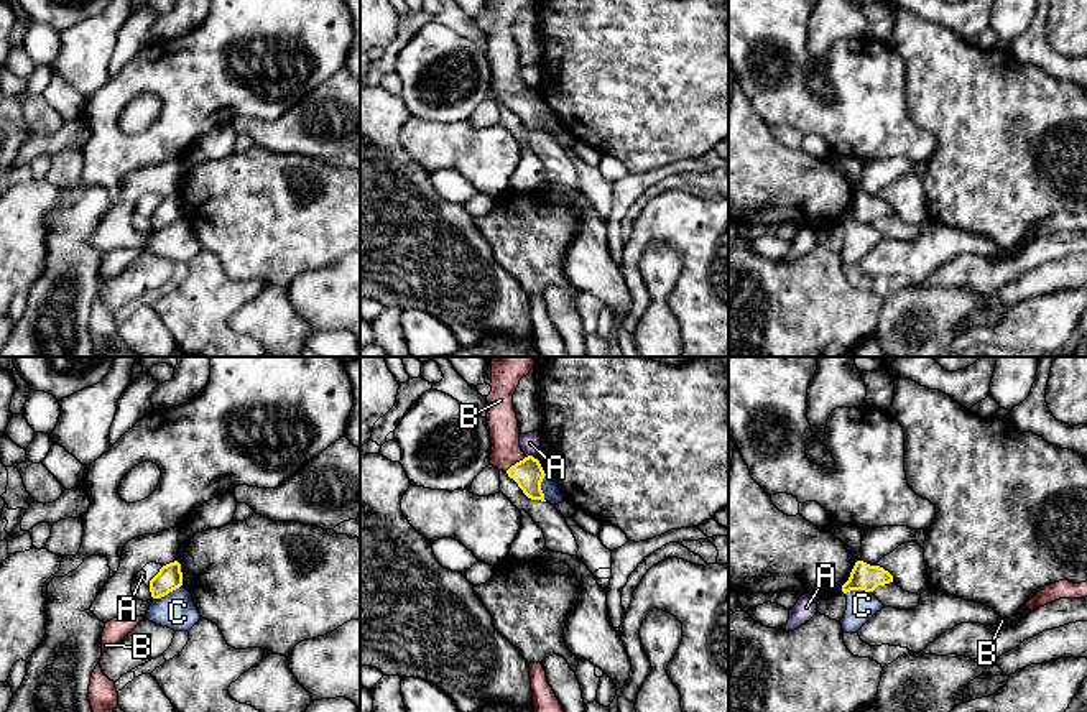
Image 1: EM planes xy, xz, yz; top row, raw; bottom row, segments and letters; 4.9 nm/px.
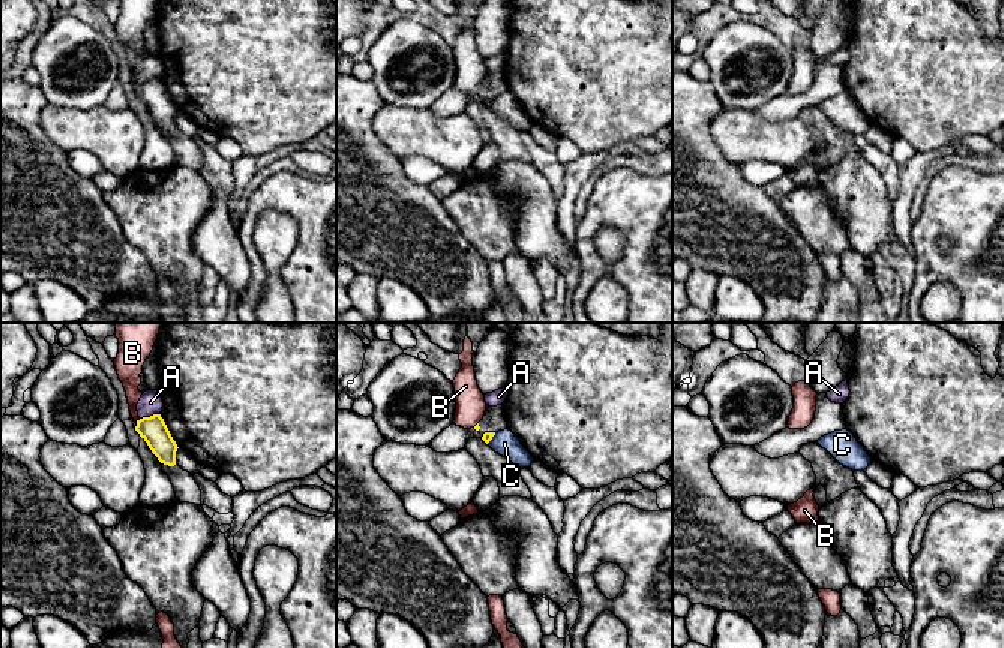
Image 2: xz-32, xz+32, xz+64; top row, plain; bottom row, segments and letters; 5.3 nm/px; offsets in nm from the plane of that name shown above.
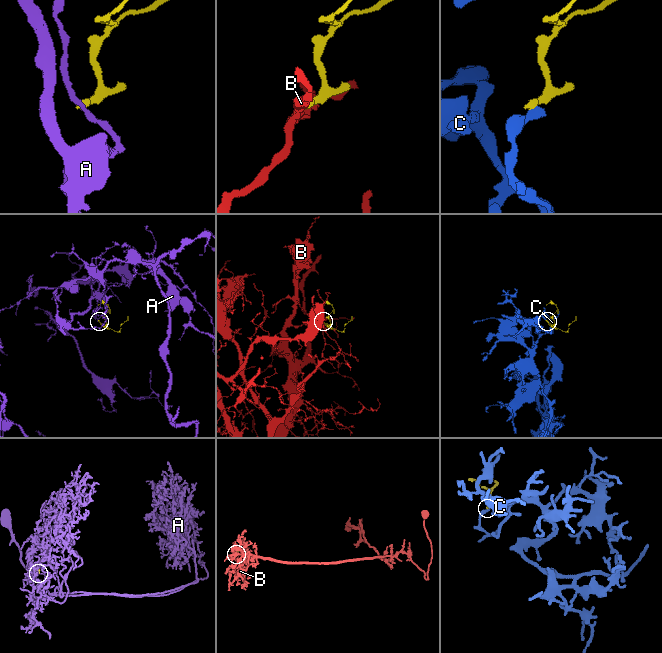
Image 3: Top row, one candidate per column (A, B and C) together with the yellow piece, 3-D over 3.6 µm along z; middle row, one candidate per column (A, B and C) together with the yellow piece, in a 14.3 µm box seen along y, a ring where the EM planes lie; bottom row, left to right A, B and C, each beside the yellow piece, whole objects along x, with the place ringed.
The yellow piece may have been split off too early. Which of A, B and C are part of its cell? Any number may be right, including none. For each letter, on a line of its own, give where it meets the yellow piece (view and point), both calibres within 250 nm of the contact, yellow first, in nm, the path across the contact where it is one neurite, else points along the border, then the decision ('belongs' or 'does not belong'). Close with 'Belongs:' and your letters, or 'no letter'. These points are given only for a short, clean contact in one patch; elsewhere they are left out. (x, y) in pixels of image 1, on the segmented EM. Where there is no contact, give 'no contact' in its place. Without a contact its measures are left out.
A: contact xz (528, 456); calibres 150 and 100 nm; border xz (531, 454), (527, 457); does not belong
B: contact xz (517, 462); calibres 150 and 140 nm; way xz (528, 474), (517, 462), (505, 451), (502, 420); belongs
C: contact xy (166, 594); calibres 130 and 190 nm; border xy (181, 584), (153, 599); does not belong
Belongs: B

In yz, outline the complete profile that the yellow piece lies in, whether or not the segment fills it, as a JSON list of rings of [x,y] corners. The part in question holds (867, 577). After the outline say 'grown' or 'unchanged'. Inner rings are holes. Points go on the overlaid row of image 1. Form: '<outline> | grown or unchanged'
[[[857,561],[849,580],[842,585],[842,592],[865,590],[873,592],[878,585],[893,582],[893,576],[880,566],[870,566]]] | unchanged

